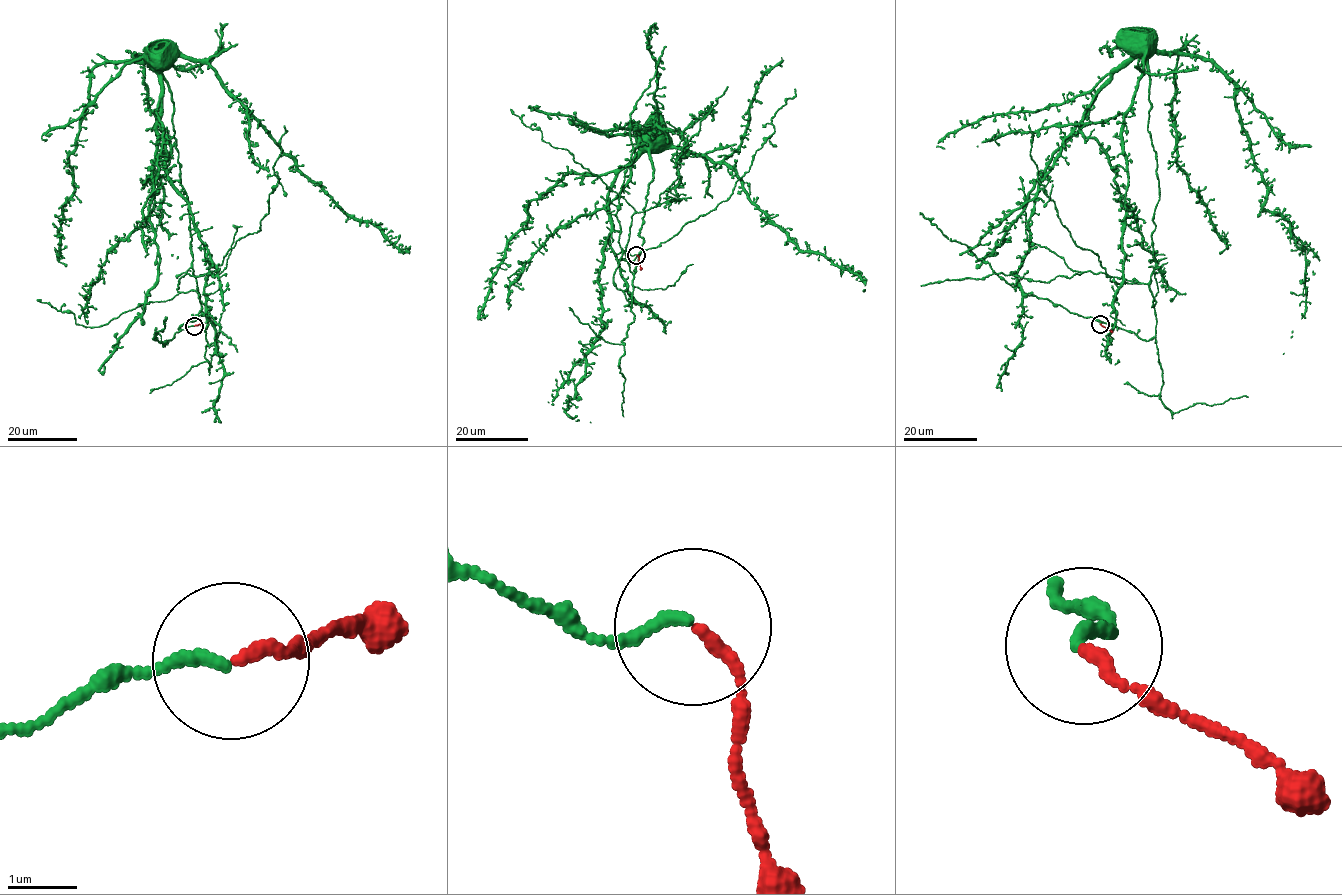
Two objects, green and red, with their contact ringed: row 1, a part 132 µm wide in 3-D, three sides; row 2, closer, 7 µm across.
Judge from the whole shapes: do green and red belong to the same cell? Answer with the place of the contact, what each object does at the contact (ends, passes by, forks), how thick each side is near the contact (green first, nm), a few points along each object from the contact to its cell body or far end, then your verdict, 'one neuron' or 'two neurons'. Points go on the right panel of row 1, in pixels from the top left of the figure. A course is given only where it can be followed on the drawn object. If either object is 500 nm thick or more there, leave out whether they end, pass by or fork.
(1100, 324) | green ends | red ends | 160/180 nm | green via (1100, 323), (1146, 340), (1155, 334), (1149, 286), (1159, 182), (1147, 130), (1150, 76), (1130, 29) | red via (1100, 323), (1112, 332) | one neuron

